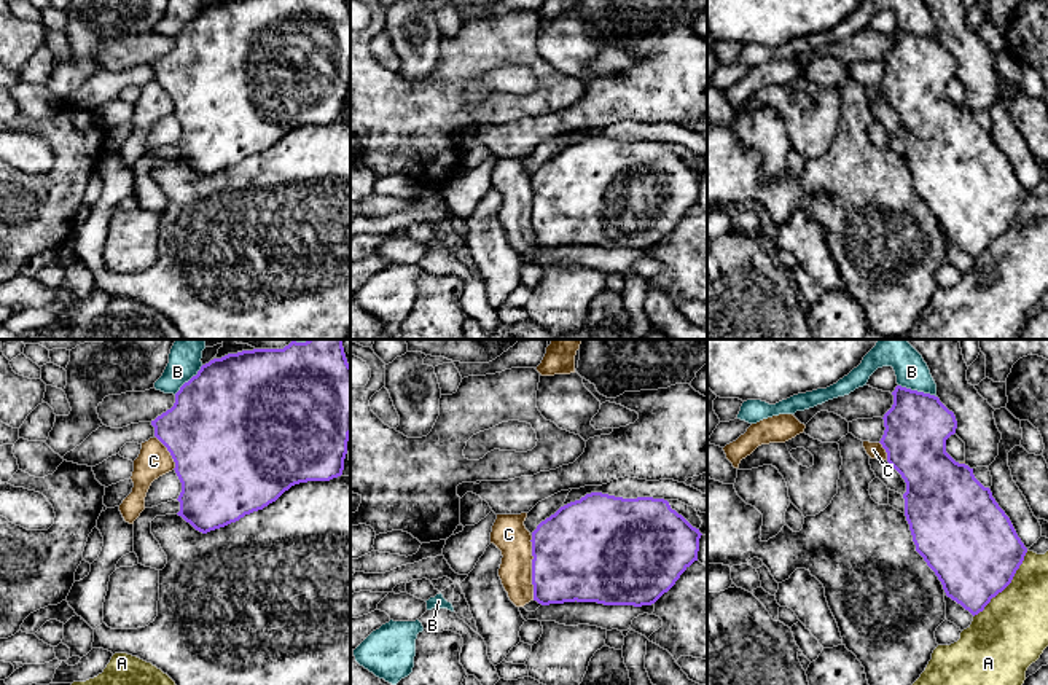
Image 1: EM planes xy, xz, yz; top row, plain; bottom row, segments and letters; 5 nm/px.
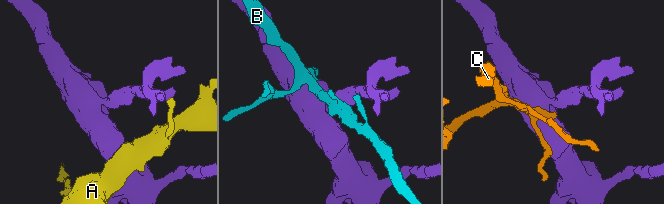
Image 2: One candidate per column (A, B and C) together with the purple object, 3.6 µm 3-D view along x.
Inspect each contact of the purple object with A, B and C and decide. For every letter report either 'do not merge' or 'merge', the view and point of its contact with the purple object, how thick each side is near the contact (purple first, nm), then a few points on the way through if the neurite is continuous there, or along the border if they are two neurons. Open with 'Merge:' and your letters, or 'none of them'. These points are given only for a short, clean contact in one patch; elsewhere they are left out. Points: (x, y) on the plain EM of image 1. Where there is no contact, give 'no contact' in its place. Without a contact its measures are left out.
Merge: none of them
A: do not merge; contact yz (1007, 228); calibres 460 and 360 nm
B: do not merge; contact yz (916, 34); calibres 320 and 160 nm
C: do not merge; contact xz (532, 211); calibres 460 and 180 nm

